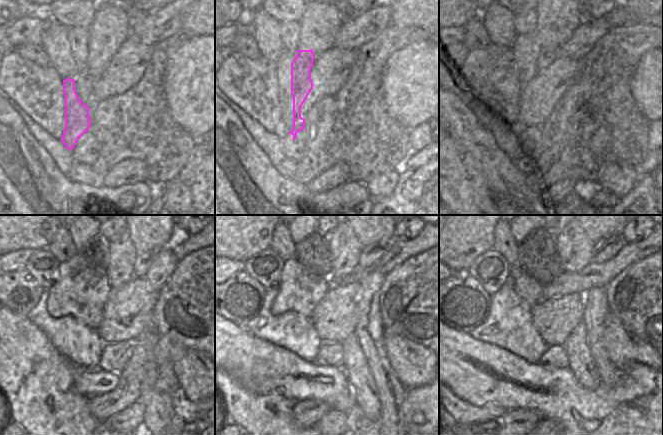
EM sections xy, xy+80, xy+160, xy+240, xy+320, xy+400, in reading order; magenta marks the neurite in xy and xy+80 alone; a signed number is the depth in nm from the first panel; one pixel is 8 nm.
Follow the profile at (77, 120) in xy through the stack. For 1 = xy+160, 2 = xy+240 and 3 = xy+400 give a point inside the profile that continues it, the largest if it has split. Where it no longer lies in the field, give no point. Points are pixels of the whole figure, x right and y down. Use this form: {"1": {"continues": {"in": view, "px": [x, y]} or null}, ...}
{"1": {"continues": {"in": "xy+160", "px": [525, 48]}}, "2": {"continues": {"in": "xy+240", "px": [73, 265]}}, "3": {"continues": {"in": "xy+400", "px": [502, 277]}}}

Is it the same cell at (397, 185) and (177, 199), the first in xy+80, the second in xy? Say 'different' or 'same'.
same

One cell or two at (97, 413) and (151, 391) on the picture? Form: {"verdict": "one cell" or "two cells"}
{"verdict": "one cell"}

